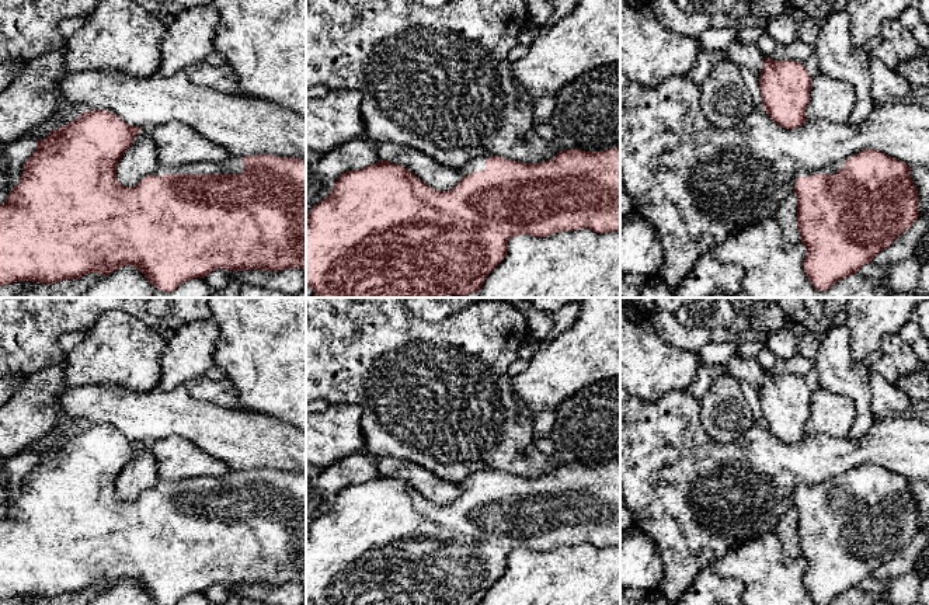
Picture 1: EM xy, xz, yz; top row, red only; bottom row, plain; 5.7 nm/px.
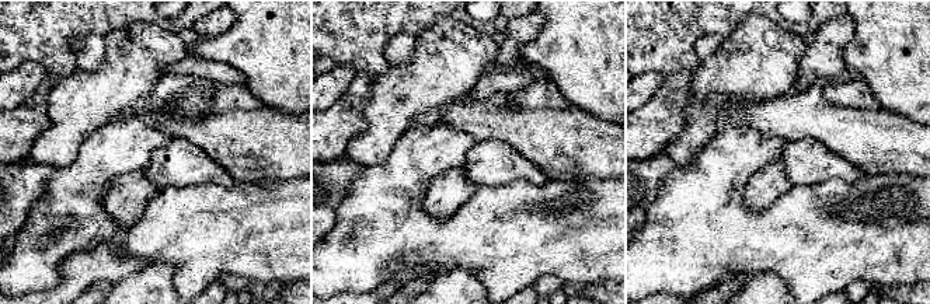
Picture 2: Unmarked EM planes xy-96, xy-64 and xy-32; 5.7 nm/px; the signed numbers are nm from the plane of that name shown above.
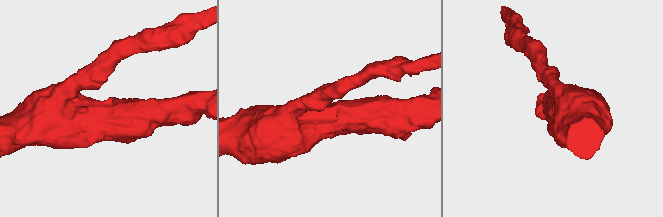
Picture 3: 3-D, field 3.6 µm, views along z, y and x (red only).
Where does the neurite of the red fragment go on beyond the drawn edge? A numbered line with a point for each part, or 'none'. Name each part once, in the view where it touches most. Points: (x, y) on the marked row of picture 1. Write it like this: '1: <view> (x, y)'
1: xy (232, 164)

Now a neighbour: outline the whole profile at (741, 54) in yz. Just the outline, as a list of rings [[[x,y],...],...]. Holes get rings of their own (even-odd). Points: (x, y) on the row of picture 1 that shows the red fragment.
[[[737,36],[724,51],[726,59],[737,66],[745,66],[758,80],[765,63],[765,55],[759,51],[756,44],[741,42]]]

